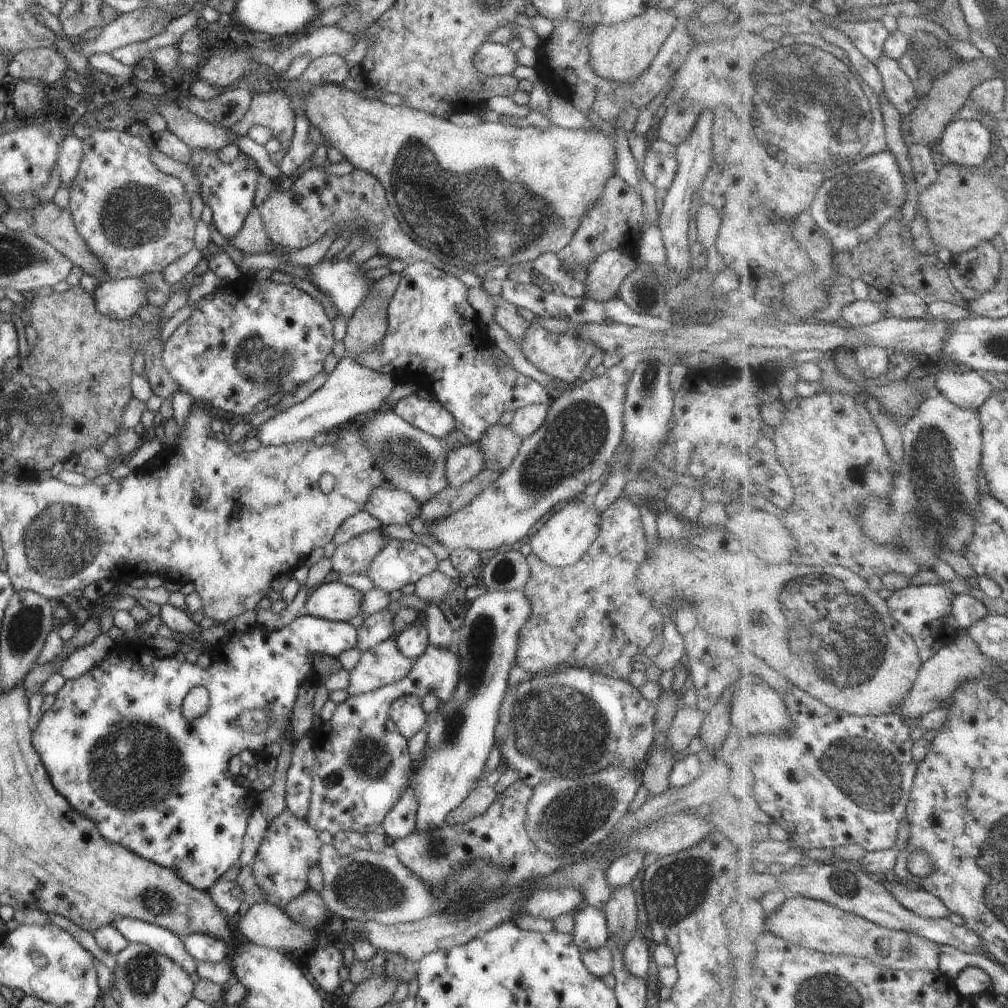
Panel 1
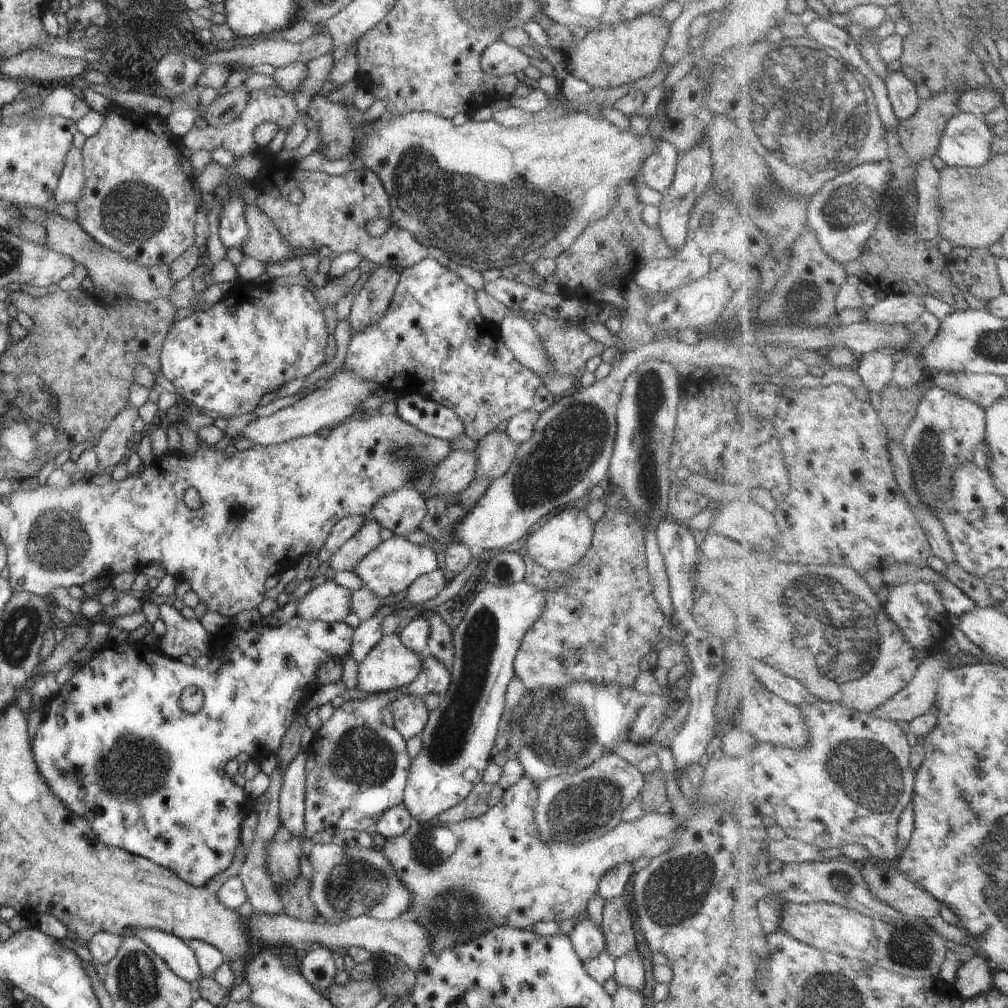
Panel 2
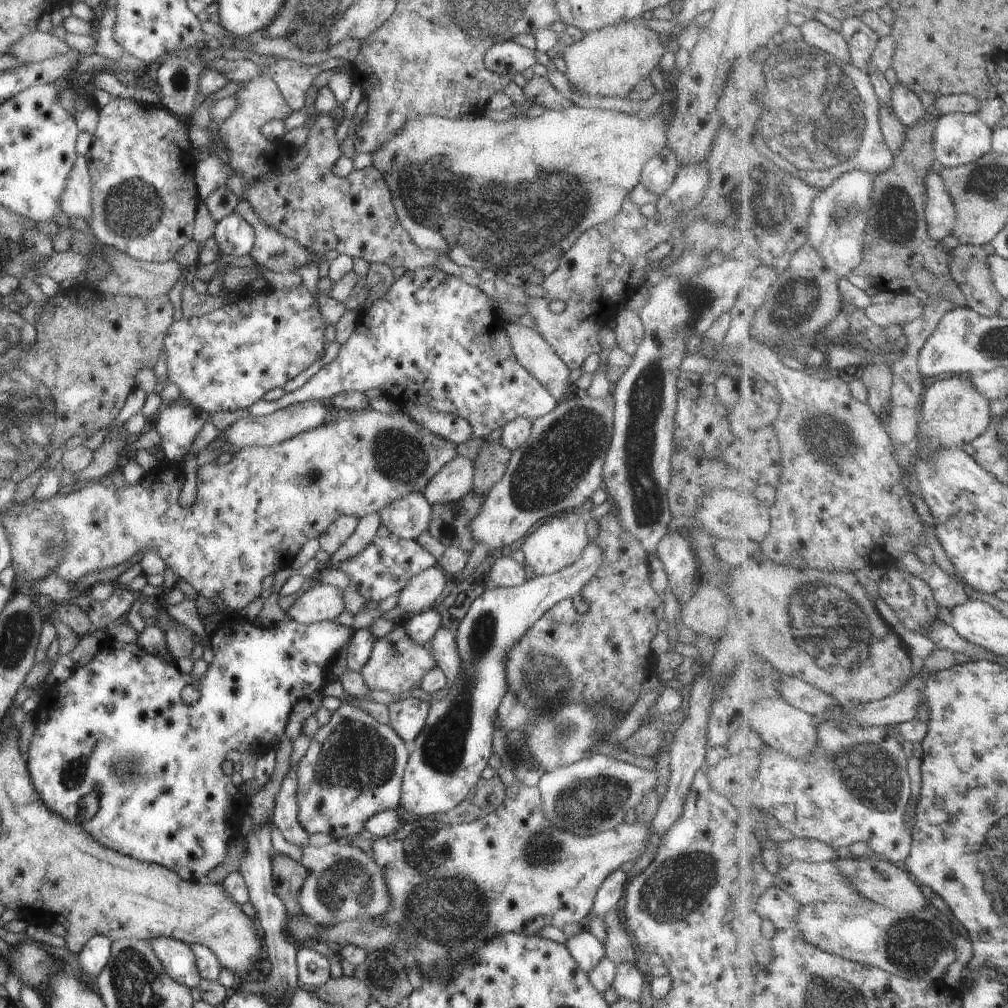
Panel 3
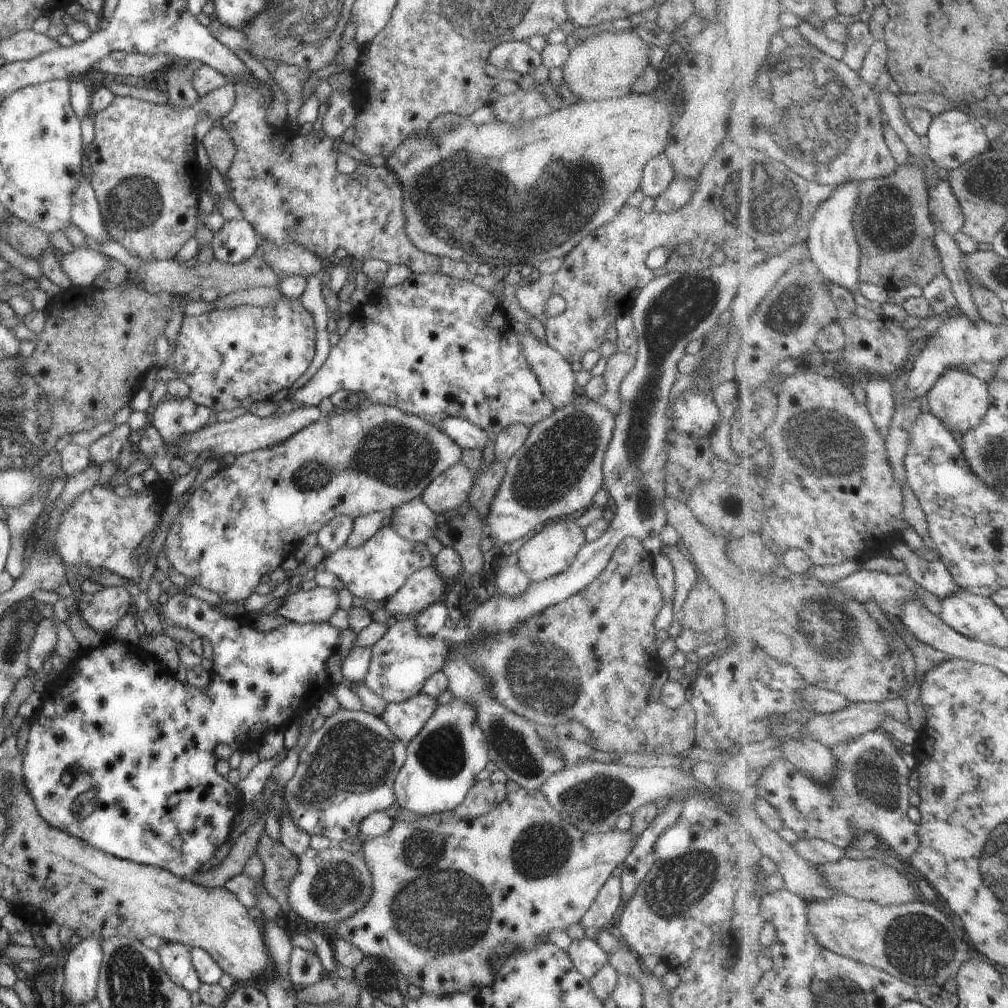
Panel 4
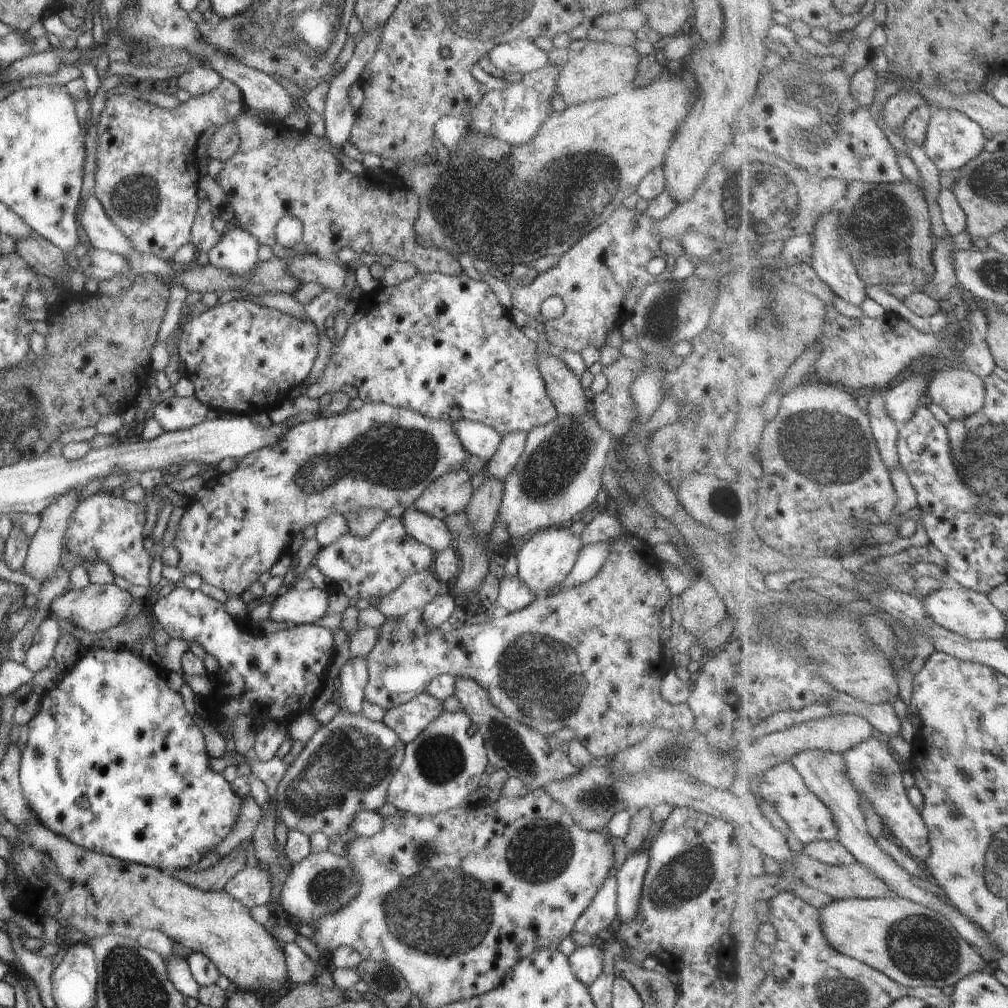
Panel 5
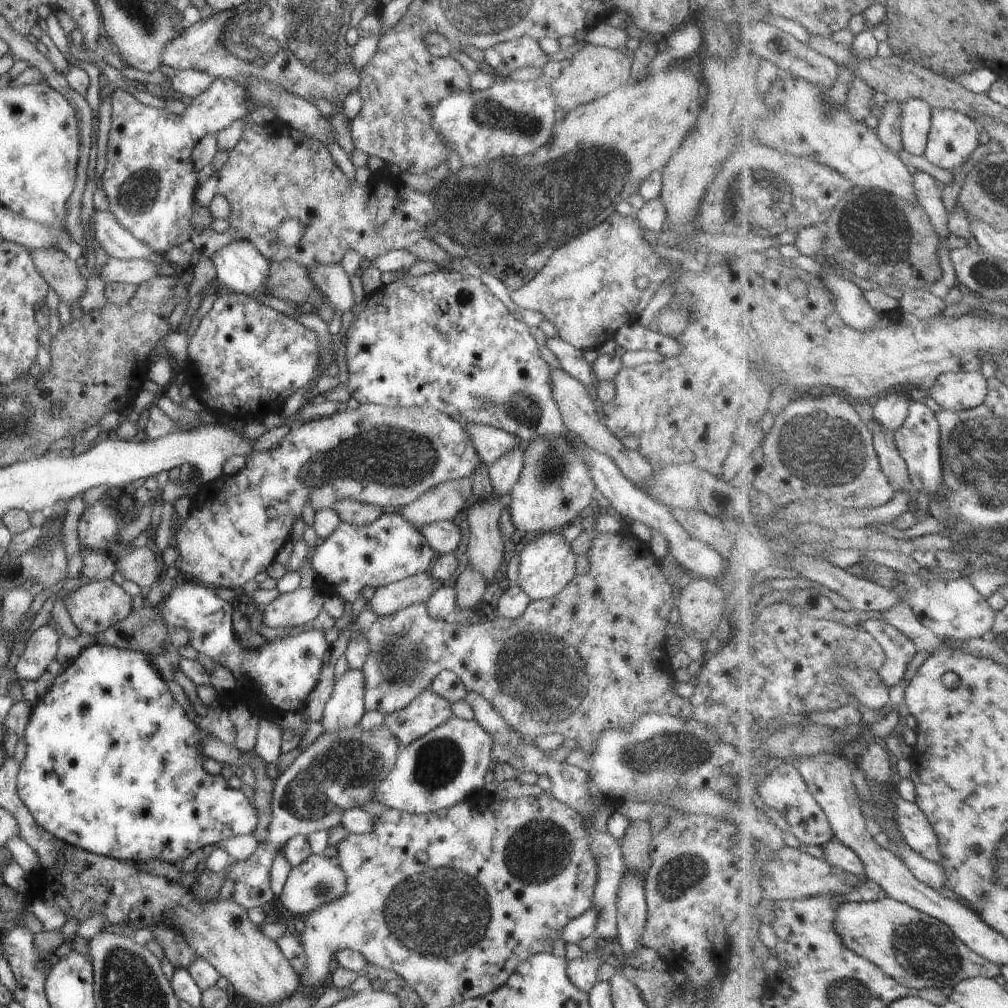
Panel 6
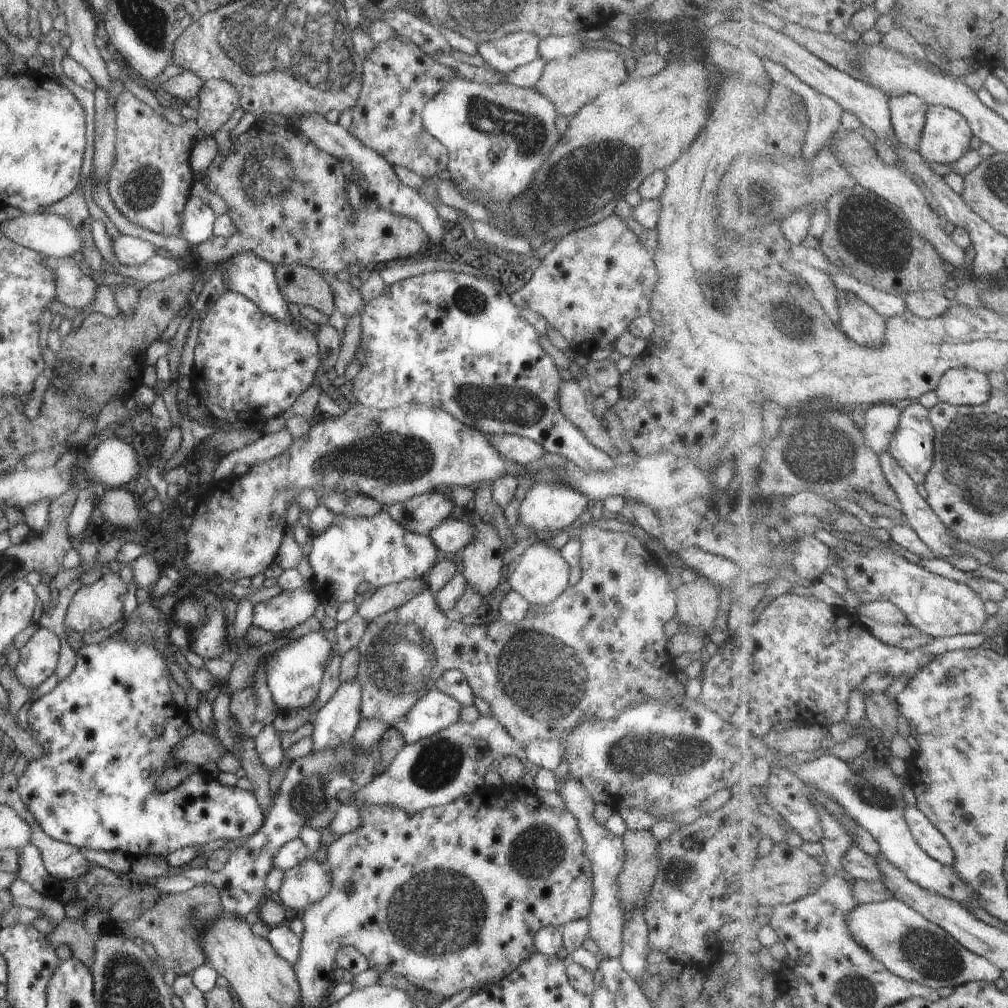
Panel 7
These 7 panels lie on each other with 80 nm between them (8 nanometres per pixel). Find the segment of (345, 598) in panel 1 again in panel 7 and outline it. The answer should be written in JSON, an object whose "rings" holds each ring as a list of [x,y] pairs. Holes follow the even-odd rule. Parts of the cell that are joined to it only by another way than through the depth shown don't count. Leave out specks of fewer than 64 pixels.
{"rings":[[[307,590],[282,591],[267,600],[259,600],[252,608],[251,626],[270,632],[289,631],[299,625],[305,618],[313,615],[313,611],[317,608],[317,601],[321,600],[312,592]]]}

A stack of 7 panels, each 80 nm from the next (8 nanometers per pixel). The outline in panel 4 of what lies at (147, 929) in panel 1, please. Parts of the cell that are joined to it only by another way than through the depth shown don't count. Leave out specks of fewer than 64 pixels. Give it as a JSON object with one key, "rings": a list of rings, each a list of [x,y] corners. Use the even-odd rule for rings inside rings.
{"rings":[[[166,941],[156,951],[160,956],[164,973],[167,974],[169,980],[172,980],[190,994],[198,989],[201,982],[193,968],[188,947],[176,942]]]}

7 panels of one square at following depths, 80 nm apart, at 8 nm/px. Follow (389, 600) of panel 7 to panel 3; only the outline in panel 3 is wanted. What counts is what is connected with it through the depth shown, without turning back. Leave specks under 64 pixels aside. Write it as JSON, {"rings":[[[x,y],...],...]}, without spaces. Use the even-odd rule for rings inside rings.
{"rings":[[[435,564],[410,578],[398,592],[397,605],[405,612],[405,617],[431,608],[441,598],[450,578]]]}

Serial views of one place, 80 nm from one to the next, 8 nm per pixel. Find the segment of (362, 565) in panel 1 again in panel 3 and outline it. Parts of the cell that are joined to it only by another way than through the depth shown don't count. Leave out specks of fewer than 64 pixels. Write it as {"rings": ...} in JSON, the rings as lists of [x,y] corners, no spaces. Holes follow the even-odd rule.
{"rings":[[[369,513],[359,517],[355,530],[352,530],[347,540],[333,554],[330,554],[330,567],[336,567],[365,549],[374,539],[381,523],[379,513]]]}

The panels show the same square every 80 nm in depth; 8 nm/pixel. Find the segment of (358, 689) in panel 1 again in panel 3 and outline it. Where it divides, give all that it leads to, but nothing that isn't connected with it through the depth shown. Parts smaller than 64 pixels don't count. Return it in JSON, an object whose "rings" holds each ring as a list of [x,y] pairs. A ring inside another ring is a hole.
{"rings":[[[401,621],[395,622],[393,629],[373,643],[371,654],[359,672],[369,690],[385,690],[401,694],[418,687],[418,682],[431,667],[435,666],[429,645],[416,643],[410,636],[407,636]]]}

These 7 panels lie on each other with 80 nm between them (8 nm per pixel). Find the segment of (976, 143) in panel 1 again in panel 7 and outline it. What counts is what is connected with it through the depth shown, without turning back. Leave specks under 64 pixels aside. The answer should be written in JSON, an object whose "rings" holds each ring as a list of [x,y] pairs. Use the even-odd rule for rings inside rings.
{"rings":[[[930,106],[919,153],[929,163],[953,165],[969,151],[973,136],[970,123],[957,110]]]}

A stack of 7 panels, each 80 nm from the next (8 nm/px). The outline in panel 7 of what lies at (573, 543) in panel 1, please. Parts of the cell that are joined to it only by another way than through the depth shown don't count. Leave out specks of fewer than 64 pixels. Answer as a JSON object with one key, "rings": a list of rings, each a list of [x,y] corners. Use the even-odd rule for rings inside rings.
{"rings":[[[539,541],[531,544],[507,570],[508,590],[519,594],[529,606],[545,606],[567,587],[570,567],[561,558],[559,549],[551,548],[547,543]]]}

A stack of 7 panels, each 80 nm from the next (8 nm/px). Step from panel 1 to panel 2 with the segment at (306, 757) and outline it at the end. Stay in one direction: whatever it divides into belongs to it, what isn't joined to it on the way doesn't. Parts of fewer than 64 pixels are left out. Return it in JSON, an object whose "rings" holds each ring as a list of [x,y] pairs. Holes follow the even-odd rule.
{"rings":[[[299,751],[284,768],[283,784],[278,796],[279,824],[296,835],[309,839],[304,829],[304,762],[306,752]]]}

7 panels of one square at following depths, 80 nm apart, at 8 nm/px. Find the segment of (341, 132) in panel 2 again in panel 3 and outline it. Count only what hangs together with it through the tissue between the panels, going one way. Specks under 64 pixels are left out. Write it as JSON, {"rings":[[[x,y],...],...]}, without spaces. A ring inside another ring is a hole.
{"rings":[[[257,75],[245,82],[236,93],[235,110],[218,124],[215,132],[205,128],[190,126],[188,128],[189,142],[193,147],[207,150],[214,143],[220,143],[228,151],[228,165],[243,178],[247,185],[245,200],[252,209],[270,226],[276,228],[284,237],[295,241],[313,254],[325,254],[328,250],[335,250],[339,255],[349,255],[351,258],[363,258],[368,263],[379,263],[390,269],[400,267],[412,271],[424,266],[434,266],[445,274],[456,276],[469,286],[477,287],[481,279],[477,271],[471,267],[455,264],[445,253],[415,246],[411,237],[400,226],[395,208],[391,200],[390,190],[383,180],[382,174],[373,167],[352,170],[344,177],[337,177],[331,173],[334,162],[341,154],[339,142],[335,138],[336,123],[343,117],[343,106],[336,104],[328,112],[314,111],[316,119],[310,126],[303,145],[294,147],[285,144],[282,138],[267,140],[260,131],[261,125],[270,120],[283,122],[292,110],[281,96],[276,84],[265,75]]]}

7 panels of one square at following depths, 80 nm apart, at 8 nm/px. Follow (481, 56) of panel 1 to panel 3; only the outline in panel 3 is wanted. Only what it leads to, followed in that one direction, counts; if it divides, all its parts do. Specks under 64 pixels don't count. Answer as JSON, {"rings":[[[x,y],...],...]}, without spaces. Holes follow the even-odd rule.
{"rings":[[[509,41],[492,44],[482,58],[482,65],[488,71],[504,77],[523,72],[535,64],[535,54],[527,47]]]}

